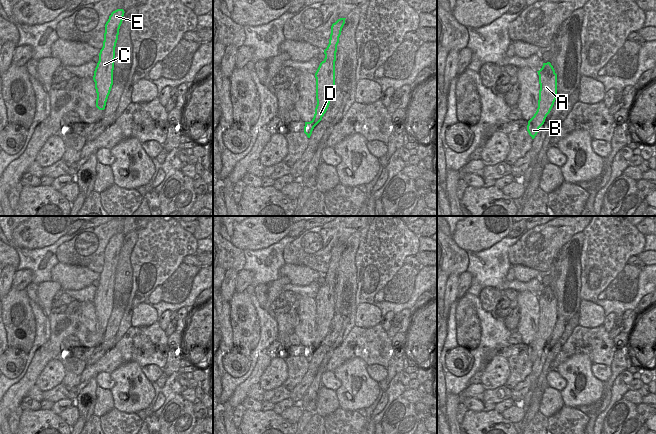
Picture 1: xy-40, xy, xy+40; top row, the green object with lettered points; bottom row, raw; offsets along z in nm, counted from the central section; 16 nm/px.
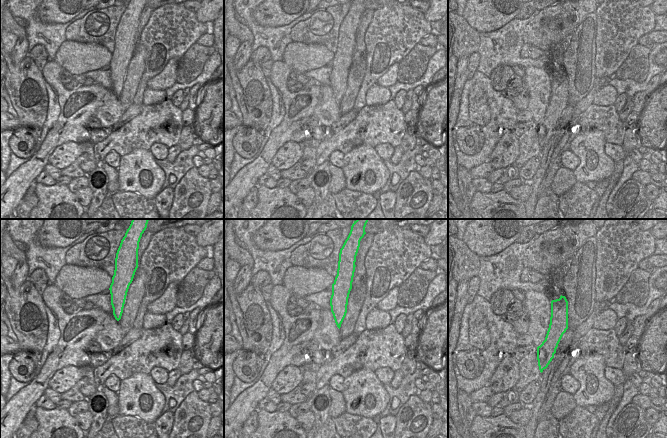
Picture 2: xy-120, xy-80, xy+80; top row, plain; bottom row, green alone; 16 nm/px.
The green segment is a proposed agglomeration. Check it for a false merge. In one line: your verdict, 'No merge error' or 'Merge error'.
No merge error.

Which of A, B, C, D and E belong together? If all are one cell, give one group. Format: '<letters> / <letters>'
A B C D E

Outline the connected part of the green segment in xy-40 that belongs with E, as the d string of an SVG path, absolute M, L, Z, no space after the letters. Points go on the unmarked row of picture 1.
M123 233L113 235L105 248L103 271L93 300L97 317L96 331L99 334L105 333L113 309L115 271L124 237Z

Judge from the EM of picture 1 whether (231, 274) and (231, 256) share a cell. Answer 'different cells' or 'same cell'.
different cells

